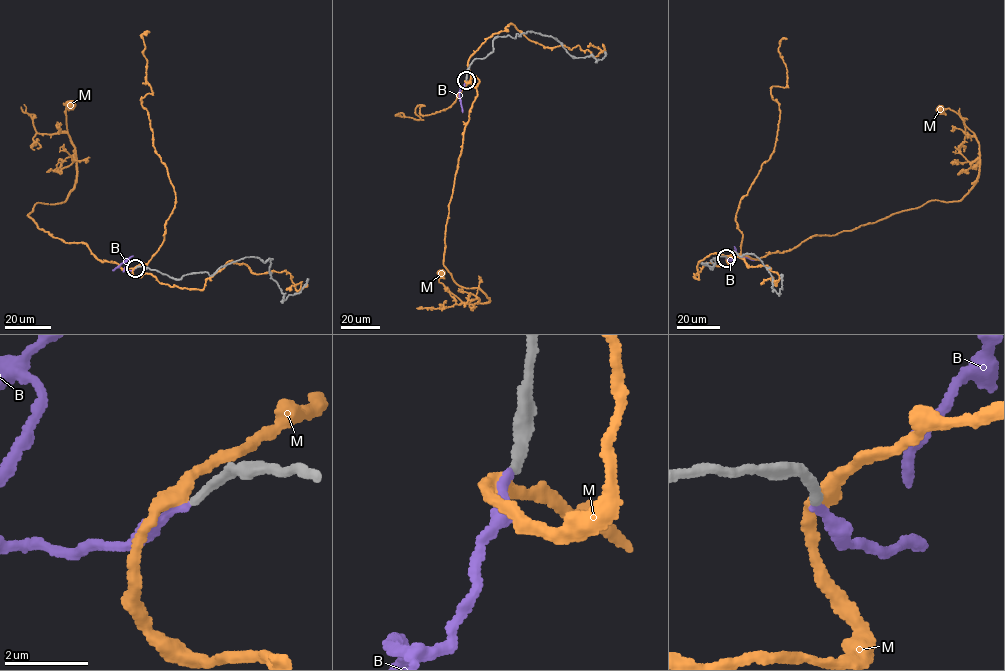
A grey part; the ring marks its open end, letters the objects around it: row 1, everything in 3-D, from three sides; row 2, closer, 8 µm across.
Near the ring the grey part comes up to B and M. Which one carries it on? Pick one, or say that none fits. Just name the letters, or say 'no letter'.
B

